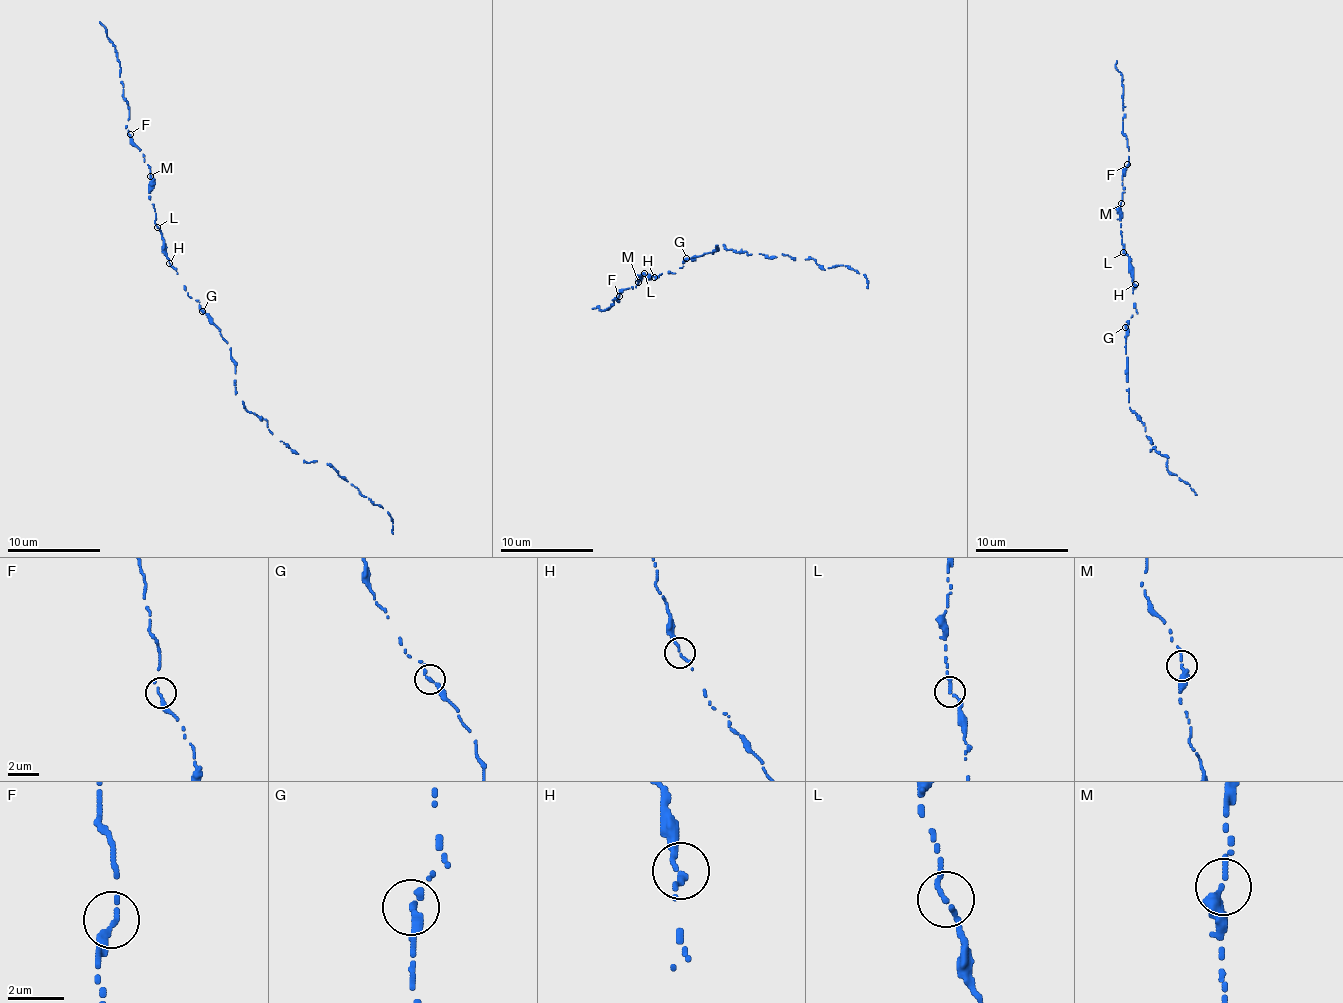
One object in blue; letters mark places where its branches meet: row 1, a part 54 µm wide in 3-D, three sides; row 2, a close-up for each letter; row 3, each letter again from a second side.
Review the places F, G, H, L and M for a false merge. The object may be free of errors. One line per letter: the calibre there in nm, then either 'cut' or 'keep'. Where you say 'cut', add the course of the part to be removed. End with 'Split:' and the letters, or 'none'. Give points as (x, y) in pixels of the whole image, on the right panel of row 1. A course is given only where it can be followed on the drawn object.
F: calibre 300 nm; keep
G: calibre 320 nm; cut; course (1124, 327), (1130, 410), (1146, 427), (1149, 450), (1156, 447), (1169, 457), (1168, 470), (1196, 495)
H: calibre 280 nm; keep
L: calibre 180 nm; keep
M: calibre 260 nm; keep
Split: G

